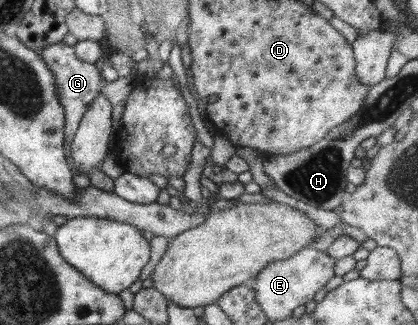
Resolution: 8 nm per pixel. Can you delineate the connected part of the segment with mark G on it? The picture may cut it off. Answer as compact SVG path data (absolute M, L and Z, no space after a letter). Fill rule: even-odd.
M63 42L48 45L45 49L37 50L37 53L43 58L43 61L48 65L51 72L53 72L55 78L56 92L60 104L63 106L66 119L64 127L64 154L66 155L70 170L73 174L76 174L75 170L77 170L77 164L71 157L71 144L84 113L88 110L90 103L98 96L98 93L103 88L104 79L101 69L100 66L96 64L90 64L78 58L74 47L69 44L64 44Z

